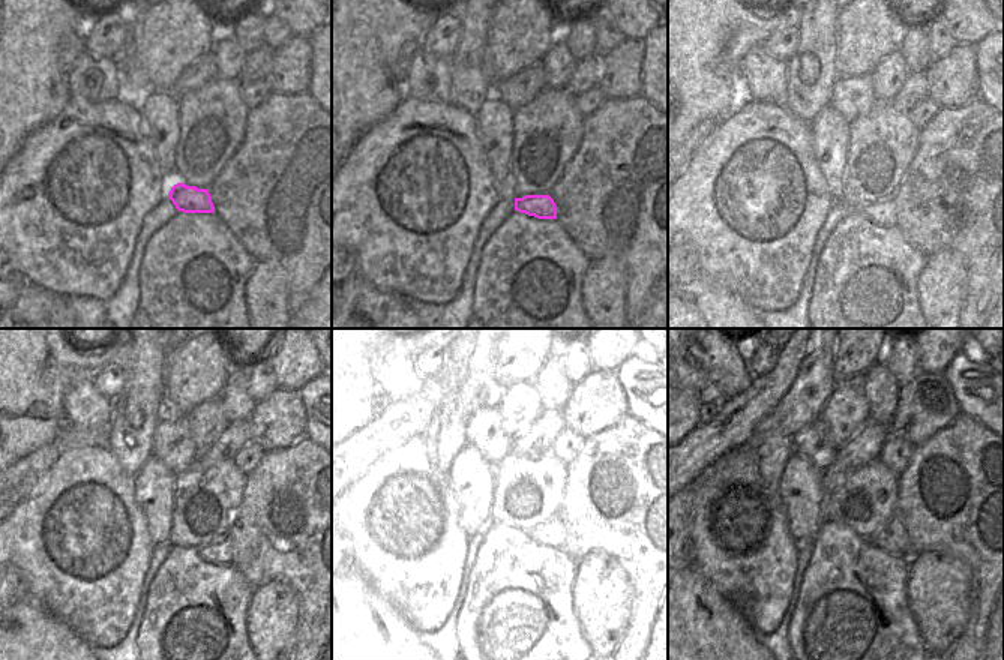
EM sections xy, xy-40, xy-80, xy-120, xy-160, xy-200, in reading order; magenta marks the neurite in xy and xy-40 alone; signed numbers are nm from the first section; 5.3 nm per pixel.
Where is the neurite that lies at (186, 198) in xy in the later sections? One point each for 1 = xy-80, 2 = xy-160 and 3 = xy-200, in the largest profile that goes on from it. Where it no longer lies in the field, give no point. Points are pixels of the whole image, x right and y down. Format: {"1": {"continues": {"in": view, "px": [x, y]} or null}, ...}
{"1": {"continues": {"in": "xy-80", "px": [881, 212]}}, "2": {"continues": {"in": "xy-160", "px": [553, 533]}}, "3": {"continues": {"in": "xy-200", "px": [892, 537]}}}

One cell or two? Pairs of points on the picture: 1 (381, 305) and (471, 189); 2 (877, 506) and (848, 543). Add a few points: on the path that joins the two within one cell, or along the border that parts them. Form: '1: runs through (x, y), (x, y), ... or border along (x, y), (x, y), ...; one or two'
1: border along (360, 276), (375, 287), (408, 300); two
2: border along (824, 518), (845, 524), (868, 540); two

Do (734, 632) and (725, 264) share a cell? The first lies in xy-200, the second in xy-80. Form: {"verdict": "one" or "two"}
{"verdict": "two"}

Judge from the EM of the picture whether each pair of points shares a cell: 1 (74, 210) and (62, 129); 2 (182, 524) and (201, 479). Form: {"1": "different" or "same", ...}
{"1": "same", "2": "same"}

